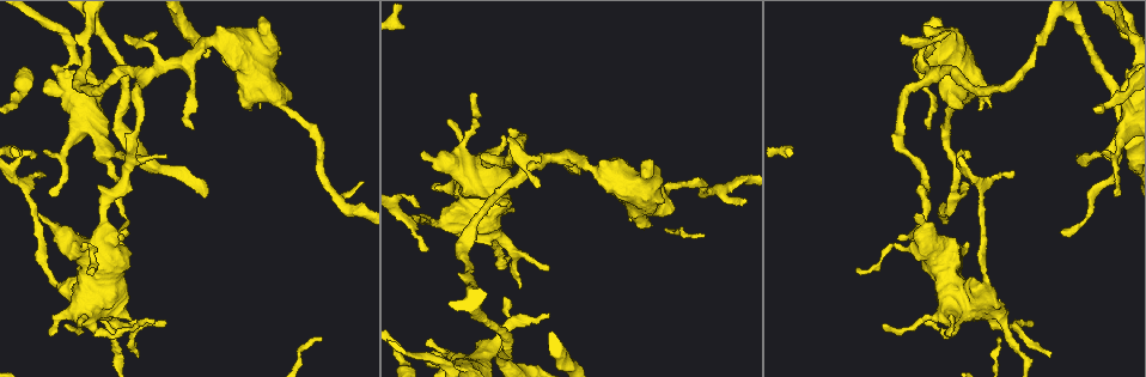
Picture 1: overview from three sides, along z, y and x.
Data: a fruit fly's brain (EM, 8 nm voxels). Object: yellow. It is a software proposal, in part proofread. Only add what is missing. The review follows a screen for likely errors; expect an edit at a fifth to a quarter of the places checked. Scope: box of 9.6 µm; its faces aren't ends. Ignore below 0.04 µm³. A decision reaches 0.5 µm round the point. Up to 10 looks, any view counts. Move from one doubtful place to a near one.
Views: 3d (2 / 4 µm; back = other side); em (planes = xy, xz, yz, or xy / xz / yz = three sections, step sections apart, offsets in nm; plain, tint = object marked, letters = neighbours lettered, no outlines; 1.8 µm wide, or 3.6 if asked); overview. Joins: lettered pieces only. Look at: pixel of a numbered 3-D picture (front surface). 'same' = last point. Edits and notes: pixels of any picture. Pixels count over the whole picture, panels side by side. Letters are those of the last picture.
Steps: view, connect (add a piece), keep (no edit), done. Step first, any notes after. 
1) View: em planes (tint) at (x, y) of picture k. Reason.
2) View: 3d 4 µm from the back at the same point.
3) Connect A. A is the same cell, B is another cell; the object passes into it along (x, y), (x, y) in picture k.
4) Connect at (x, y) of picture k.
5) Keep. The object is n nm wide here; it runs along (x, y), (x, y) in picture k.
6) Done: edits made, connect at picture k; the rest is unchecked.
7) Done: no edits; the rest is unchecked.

View: em planes (plain) at (928, 128) of picture 1. Branch stops here.

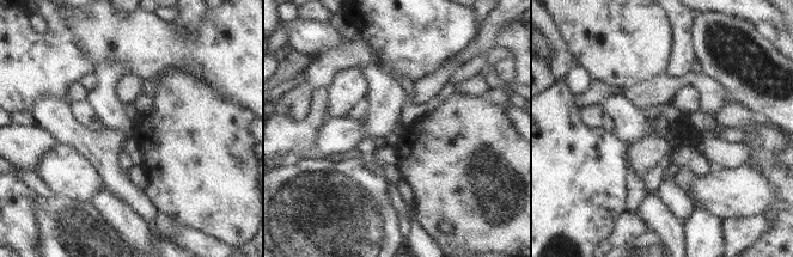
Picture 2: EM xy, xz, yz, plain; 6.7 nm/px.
View: em planes (letters) at the same point. What lies round it.

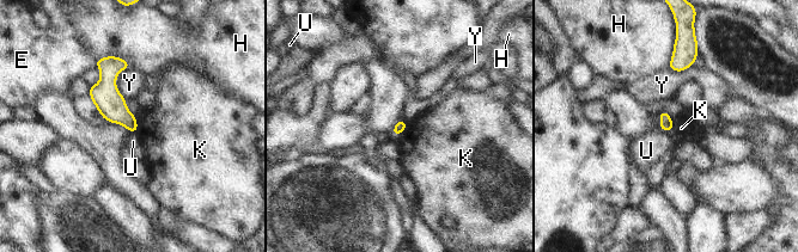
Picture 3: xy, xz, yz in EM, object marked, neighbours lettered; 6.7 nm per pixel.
Keep. E, H, K, U and Y are other cells; it runs along (114, 59), (109, 102), (134, 128) in picture 3; no lettered piece goes on from it.

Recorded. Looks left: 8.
View: em yz step 8 (letters) at (152, 31) of picture 1. Branch stops here.

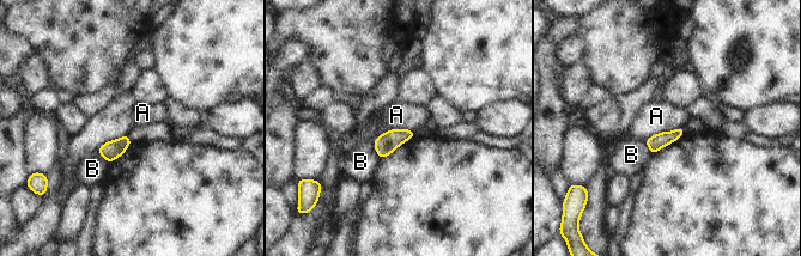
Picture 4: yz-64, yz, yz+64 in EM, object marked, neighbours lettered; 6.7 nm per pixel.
Keep. A and B are other cells; a border runs along (681, 126), (657, 132), (644, 140) in picture 4; no lettered piece goes on from it.

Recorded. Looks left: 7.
View: em 3.6 µm planes (letters) at (464, 214) of picture 1.

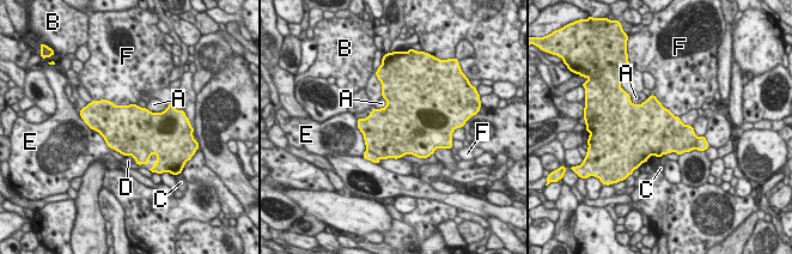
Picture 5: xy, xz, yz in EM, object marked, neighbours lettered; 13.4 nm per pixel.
Keep. A, B, C, D, E and F are other cells; a border runs along (95, 100), (135, 104) in picture 5; no lettered piece goes on from it.

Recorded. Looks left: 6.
View: em xy step 16 (letters) at (93, 268) of picture 1. Free end.

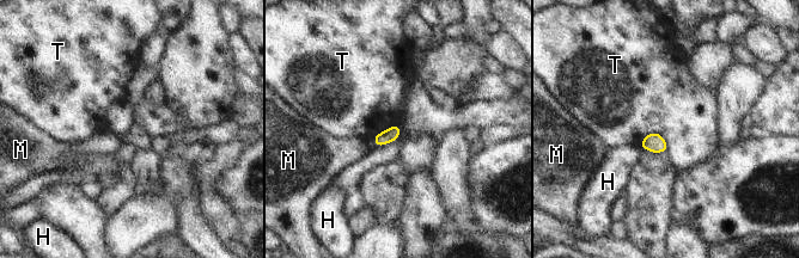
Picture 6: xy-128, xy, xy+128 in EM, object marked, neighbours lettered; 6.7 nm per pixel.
View: em planes (letters) at the same point. Cut it another way.

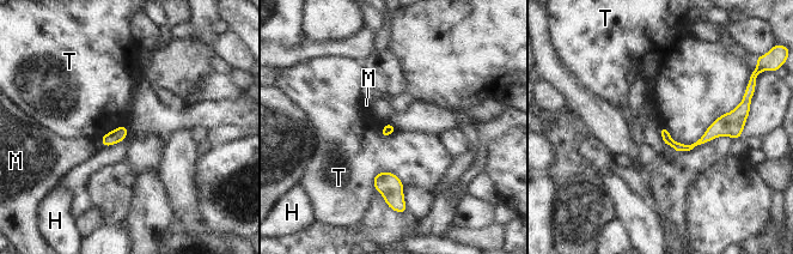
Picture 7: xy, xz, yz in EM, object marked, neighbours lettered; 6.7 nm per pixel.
Keep. H, M and T are other cells; it runs along (733, 122), (691, 146), (676, 146), (663, 131) in picture 7; none of them fits.

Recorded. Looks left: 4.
Done: no edits; the rest is unchecked.

